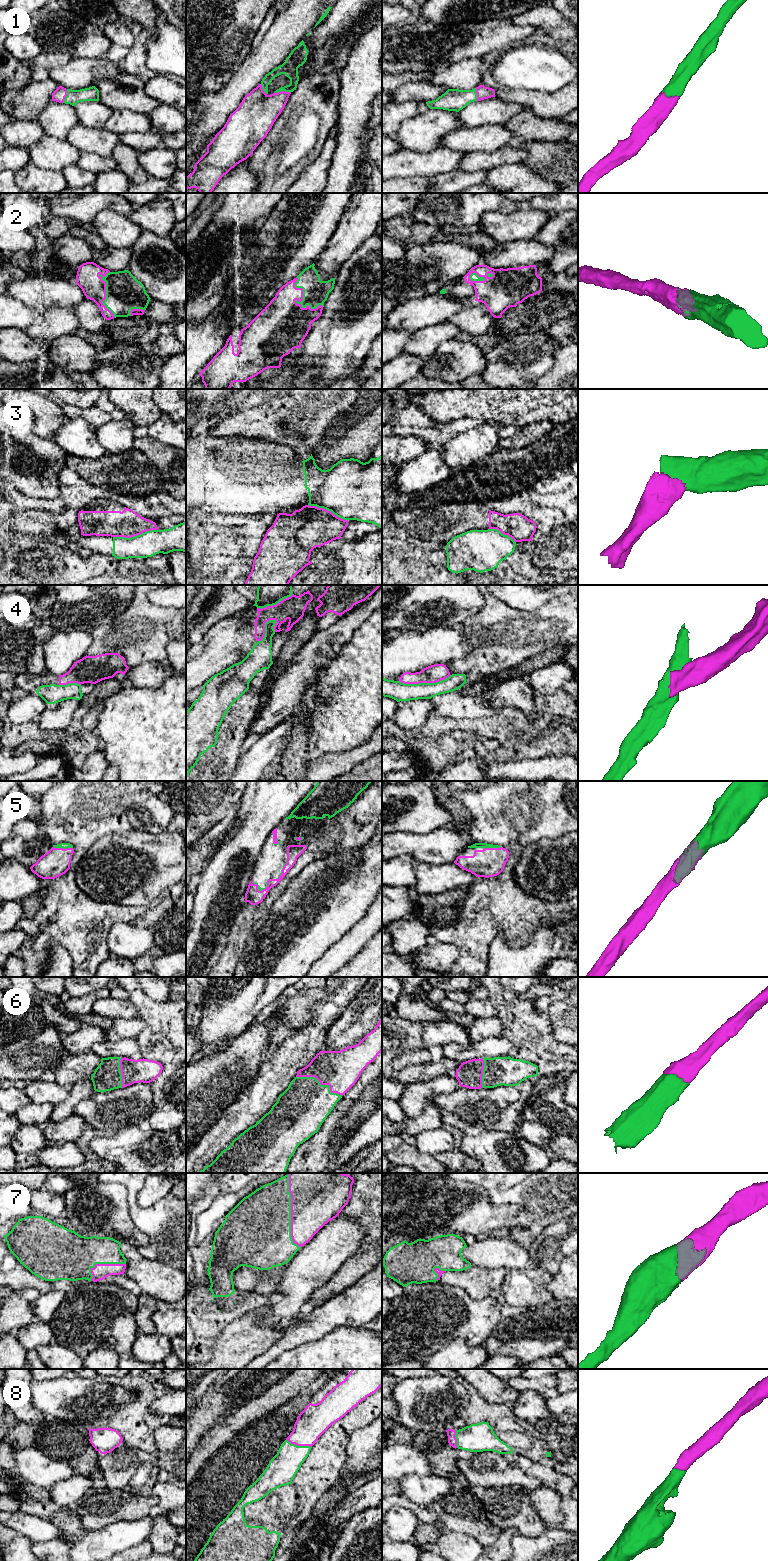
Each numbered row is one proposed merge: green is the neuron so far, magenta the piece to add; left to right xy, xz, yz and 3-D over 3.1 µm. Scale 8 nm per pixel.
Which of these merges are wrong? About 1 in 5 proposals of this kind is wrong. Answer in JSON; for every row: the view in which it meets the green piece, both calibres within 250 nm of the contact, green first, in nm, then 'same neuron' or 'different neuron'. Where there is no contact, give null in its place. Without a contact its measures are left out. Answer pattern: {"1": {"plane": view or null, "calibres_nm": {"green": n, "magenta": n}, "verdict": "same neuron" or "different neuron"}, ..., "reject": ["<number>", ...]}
{"1": {"plane": "xz", "calibres_nm": {"green": 130, "magenta": 300}, "verdict": "same neuron"}, "2": {"plane": "xz", "calibres_nm": {"green": 200, "magenta": 400}, "verdict": "same neuron"}, "3": {"plane": "xy", "calibres_nm": {"green": 200, "magenta": 220}, "verdict": "different neuron"}, "4": {"plane": "yz", "calibres_nm": {"green": 150, "magenta": 140}, "verdict": "different neuron"}, "5": {"plane": "xy", "calibres_nm": {"green": 50, "magenta": 220}, "verdict": "same neuron"}, "6": {"plane": "xz", "calibres_nm": {"green": 400, "magenta": 300}, "verdict": "same neuron"}, "7": {"plane": "xz", "calibres_nm": {"green": 480, "magenta": 440}, "verdict": "same neuron"}, "8": {"plane": "xz", "calibres_nm": {"green": 240, "magenta": 240}, "verdict": "same neuron"}, "reject": ["3", "4"]}

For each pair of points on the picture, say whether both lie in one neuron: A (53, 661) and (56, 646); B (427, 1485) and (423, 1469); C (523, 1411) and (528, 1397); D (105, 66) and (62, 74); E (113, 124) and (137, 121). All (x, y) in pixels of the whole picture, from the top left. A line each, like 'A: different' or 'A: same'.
A: same
B: different
C: same
D: same
E: same

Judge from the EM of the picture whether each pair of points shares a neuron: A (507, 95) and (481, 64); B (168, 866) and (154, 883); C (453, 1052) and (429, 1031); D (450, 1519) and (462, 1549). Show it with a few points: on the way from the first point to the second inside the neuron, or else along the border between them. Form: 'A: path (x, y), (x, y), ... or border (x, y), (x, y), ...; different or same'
A: border (488, 69), (482, 77), (481, 84); different
B: path (164, 870), (155, 879); same
C: border (467, 1042), (449, 1042), (442, 1046); different
D: border (444, 1528), (462, 1532), (477, 1540); different

